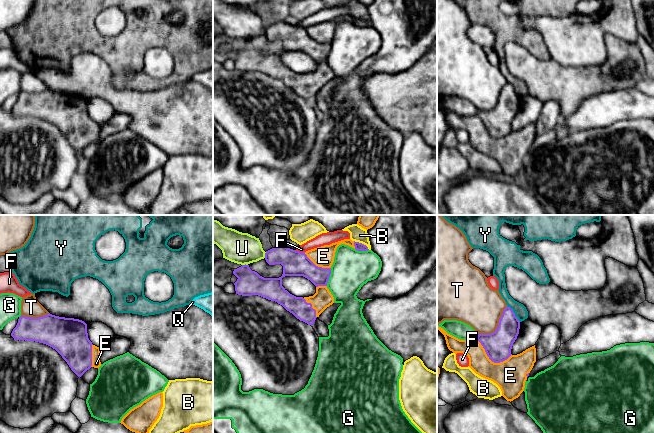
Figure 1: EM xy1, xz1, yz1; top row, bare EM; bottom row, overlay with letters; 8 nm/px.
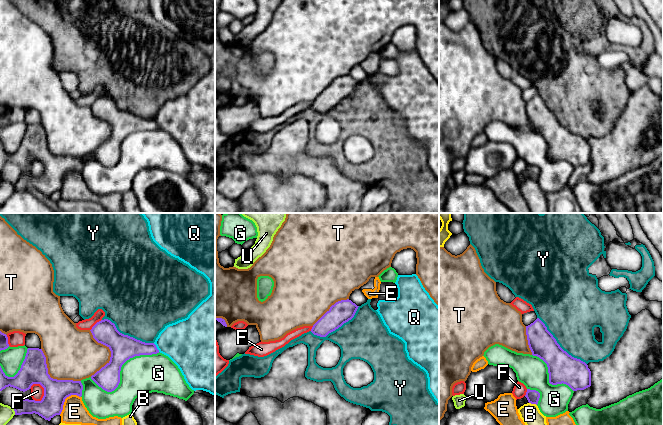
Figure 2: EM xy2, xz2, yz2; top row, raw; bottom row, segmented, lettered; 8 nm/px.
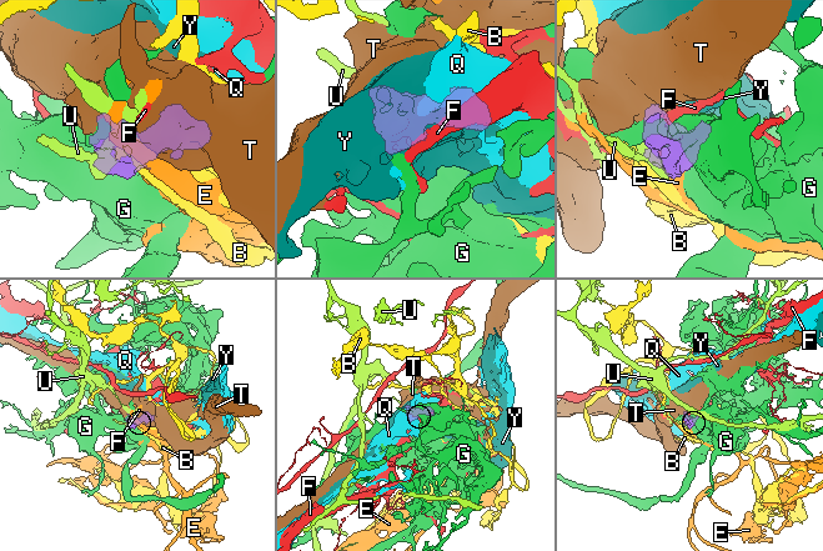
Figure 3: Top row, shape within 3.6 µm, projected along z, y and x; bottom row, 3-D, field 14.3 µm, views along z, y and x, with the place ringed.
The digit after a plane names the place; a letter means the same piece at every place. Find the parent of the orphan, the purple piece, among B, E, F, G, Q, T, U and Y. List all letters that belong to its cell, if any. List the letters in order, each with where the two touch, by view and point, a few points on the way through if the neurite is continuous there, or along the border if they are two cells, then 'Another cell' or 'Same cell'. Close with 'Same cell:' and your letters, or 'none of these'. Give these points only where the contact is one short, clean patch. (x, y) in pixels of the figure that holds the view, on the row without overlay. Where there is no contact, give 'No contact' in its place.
B: Touches purple at xz1 (361, 19). Boundary: xz1 (354, 16), (363, 19), (369, 25). Another cell
E: Touches purple at yz1 (491, 136). Same cell
F: Touches purple at xy2 (44, 170). Another cell
G: Touches purple at xy2 (120, 146). Another cell
Q: Touches purple at xy2 (156, 123). Another cell
T: Touches purple at xy2 (50, 153). Another cell
U: Touches purple at xy2 (14, 186). Another cell
Y: Touches purple at yz2 (559, 121). Another cell
Same cell: E

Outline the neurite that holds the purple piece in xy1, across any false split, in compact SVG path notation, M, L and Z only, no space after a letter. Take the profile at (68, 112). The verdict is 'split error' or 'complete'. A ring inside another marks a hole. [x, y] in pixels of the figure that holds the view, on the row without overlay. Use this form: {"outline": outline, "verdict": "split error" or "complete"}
{"outline": "M50 89L38 94L20 92L11 112L14 116L35 117L52 123L78 153L91 143L101 142L100 124L89 116L87 100L82 96Z", "verdict": "split error"}

